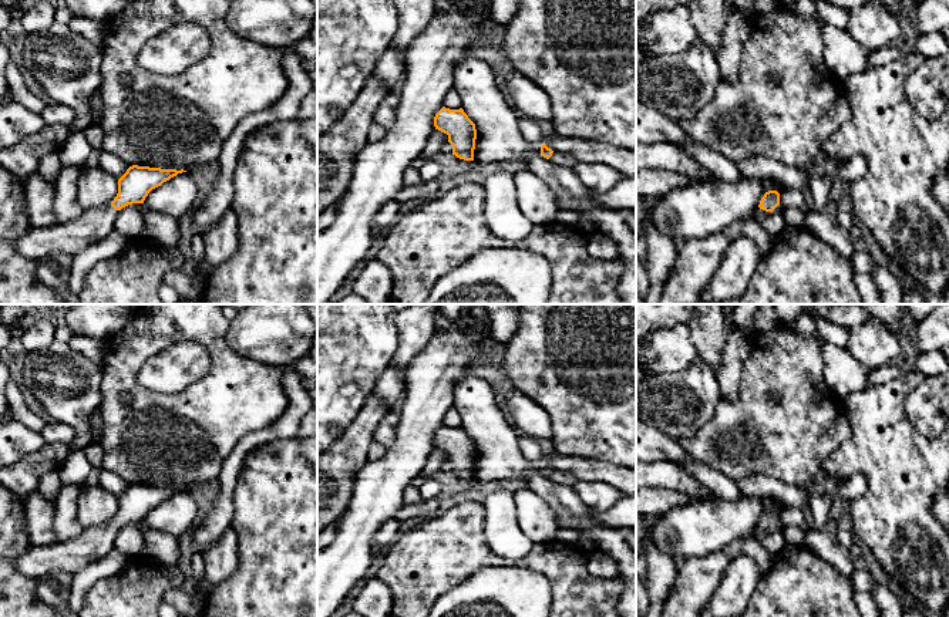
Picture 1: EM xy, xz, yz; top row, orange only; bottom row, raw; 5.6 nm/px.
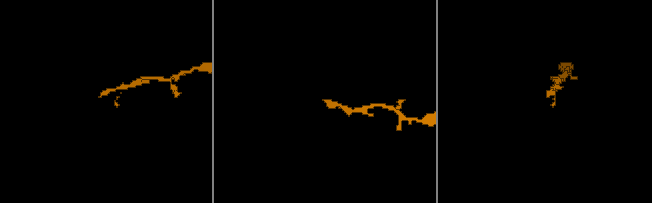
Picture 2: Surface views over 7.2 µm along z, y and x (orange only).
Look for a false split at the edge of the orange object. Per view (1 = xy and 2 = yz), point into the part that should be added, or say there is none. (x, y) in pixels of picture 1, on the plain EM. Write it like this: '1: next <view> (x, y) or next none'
1: next xy (61, 559)
2: next yz (761, 530)

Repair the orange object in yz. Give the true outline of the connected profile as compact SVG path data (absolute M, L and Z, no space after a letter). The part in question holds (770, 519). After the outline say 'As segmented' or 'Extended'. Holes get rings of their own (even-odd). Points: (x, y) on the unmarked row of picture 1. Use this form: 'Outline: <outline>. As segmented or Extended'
Outline: M777 509L765 510L758 523L758 533L765 535L770 533L771 530L781 532L783 529L784 527L780 522L780 512Z. Extended

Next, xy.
Outline: M132 483L118 498L118 512L110 523L84 527L77 537L65 542L55 542L48 546L30 547L23 556L17 559L17 570L31 579L68 579L108 553L114 547L115 537L122 526L132 522L144 522L145 516L152 508L161 505L164 500L182 490L186 489Z. Extended

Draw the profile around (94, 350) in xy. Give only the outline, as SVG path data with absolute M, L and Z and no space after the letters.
M74 337L68 341L71 350L81 353L92 363L102 368L104 357L105 357L105 345L104 343L95 341L90 337Z

